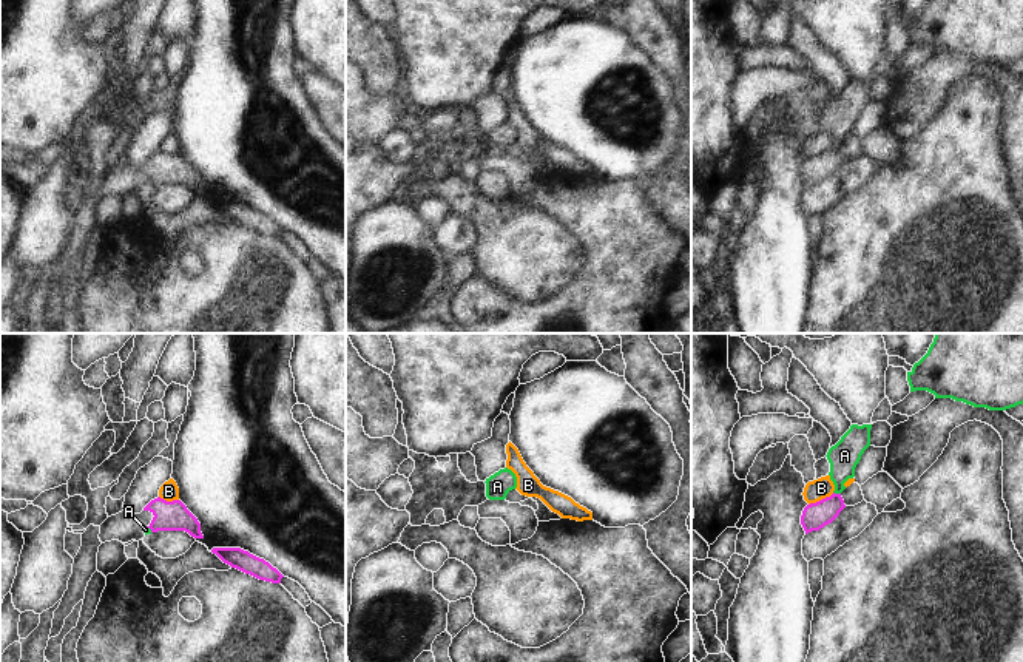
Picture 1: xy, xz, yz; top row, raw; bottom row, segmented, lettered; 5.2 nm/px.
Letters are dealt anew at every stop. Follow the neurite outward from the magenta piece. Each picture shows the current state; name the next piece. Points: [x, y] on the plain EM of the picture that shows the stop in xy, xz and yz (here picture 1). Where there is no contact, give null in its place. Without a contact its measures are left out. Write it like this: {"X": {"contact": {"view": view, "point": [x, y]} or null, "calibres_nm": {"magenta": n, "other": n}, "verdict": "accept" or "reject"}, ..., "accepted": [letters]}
{"A": {"contact": {"view": "yz", "point": [837, 148]}, "calibres_nm": {"magenta": 140, "other": 160}, "verdict": "reject"}, "B": {"contact": {"view": "yz", "point": [823, 153]}, "calibres_nm": {"magenta": 140, "other": 110}, "verdict": "reject"}, "accepted": []}

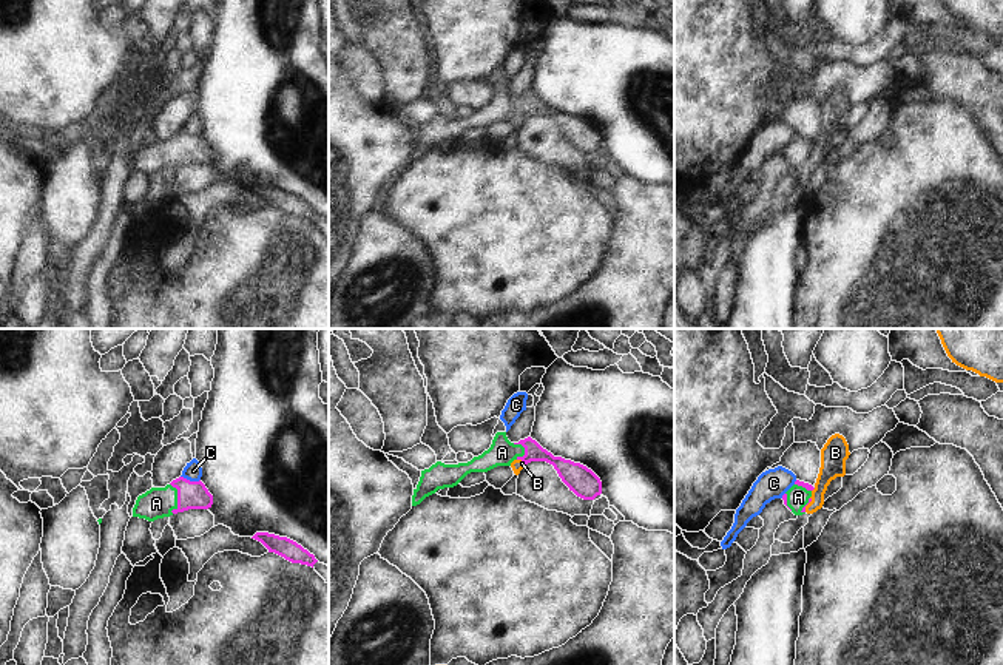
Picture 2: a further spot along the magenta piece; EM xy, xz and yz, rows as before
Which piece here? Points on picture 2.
{"A": {"contact": {"view": "xy", "point": [178, 153]}, "calibres_nm": {"magenta": 140, "other": 160}, "verdict": "accept"}, "B": {"contact": {"view": "xz", "point": [522, 114]}, "calibres_nm": {"magenta": 110, "other": 60}, "verdict": "reject"}, "C": {"contact": {"view": "xy", "point": [189, 135]}, "calibres_nm": {"magenta": 140, "other": 90}, "verdict": "reject"}, "accepted": ["A"]}

